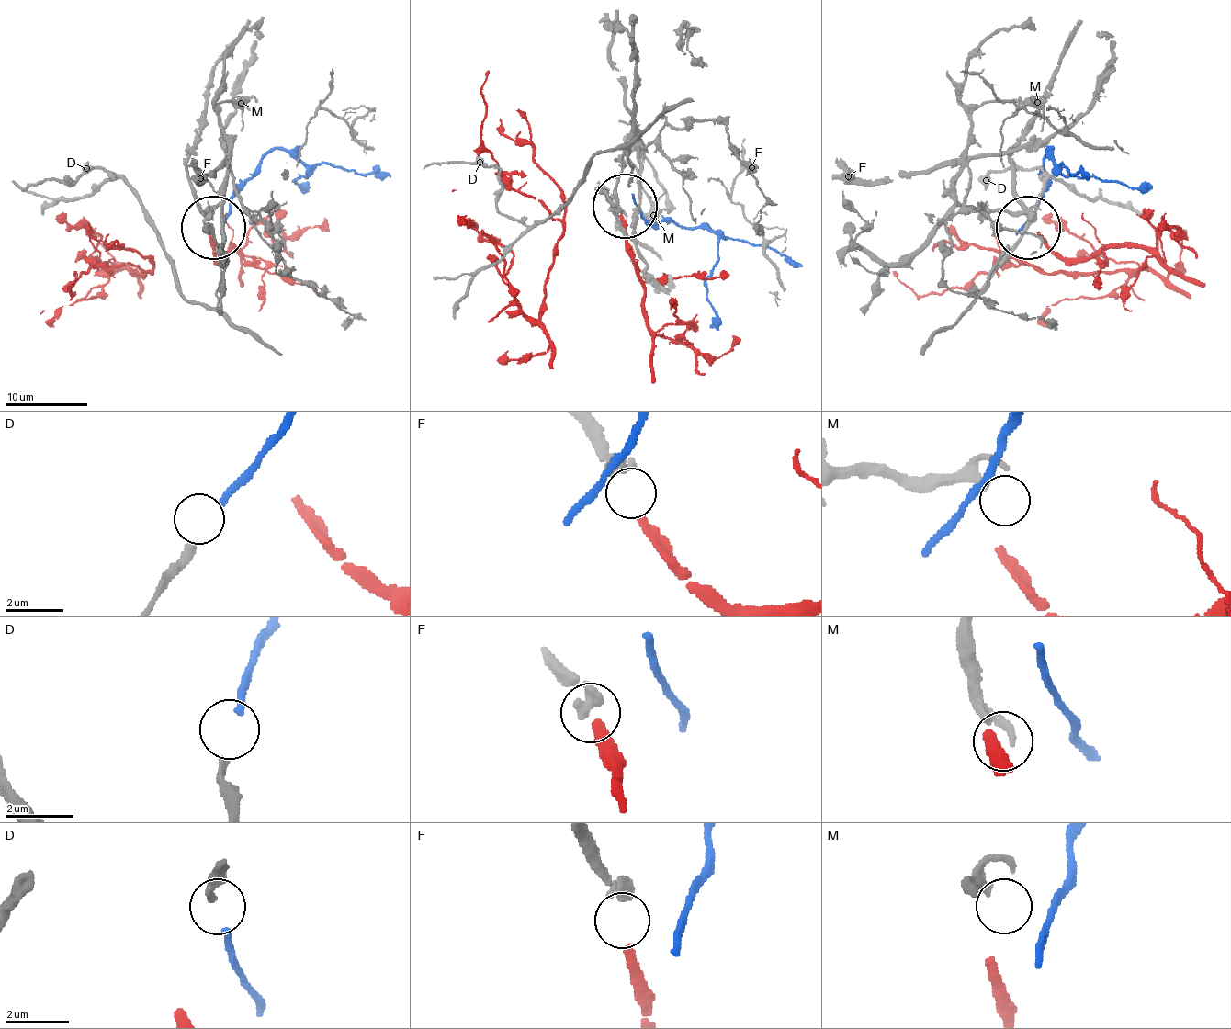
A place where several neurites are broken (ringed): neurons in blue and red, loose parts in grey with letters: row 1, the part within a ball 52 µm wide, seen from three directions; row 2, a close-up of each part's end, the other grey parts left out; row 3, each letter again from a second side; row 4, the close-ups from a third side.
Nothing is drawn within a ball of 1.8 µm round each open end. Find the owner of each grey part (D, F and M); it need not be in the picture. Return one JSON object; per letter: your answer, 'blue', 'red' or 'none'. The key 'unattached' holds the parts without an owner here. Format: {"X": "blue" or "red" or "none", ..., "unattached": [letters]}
{"D": "blue", "F": "red", "M": "none", "unattached": ["M"]}

